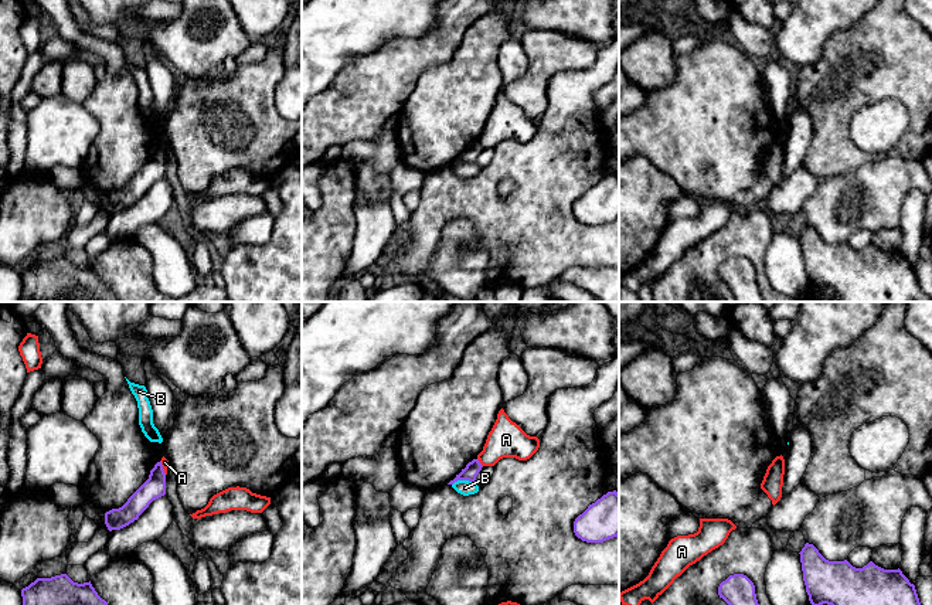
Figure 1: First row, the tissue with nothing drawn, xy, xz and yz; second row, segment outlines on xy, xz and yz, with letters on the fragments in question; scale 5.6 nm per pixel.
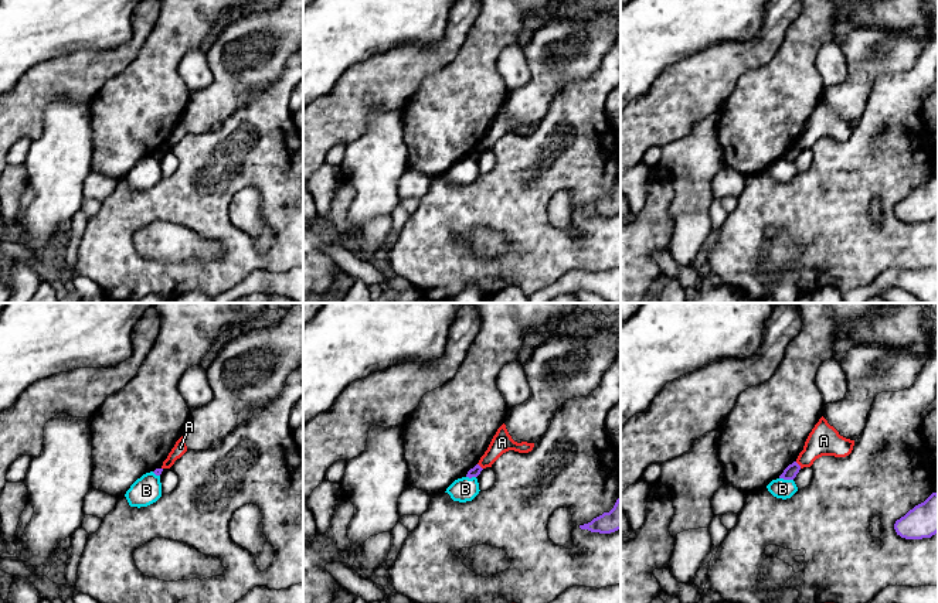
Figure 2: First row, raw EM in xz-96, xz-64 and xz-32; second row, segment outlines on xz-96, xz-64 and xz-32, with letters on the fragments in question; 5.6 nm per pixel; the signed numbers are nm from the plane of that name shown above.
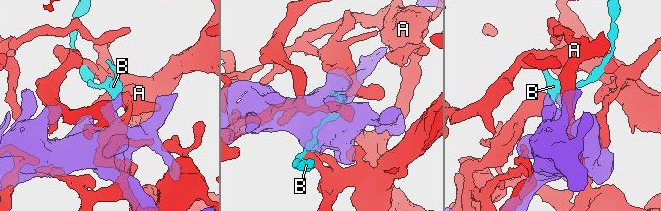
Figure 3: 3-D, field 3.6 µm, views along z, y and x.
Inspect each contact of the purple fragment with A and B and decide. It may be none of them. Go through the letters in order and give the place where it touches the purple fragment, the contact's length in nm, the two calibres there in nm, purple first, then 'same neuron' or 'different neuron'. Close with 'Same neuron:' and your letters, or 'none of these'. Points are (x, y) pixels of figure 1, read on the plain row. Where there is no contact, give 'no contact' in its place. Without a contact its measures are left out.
A: contact xz (479, 145); length 60 nm; calibres 90 and 200 nm; different neuron
B: contact xz (462, 162); length 130 nm; calibres 90 and 90 nm; different neuron
Same neuron: none of these

